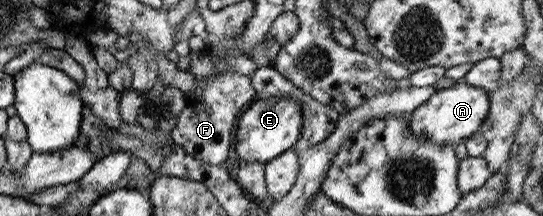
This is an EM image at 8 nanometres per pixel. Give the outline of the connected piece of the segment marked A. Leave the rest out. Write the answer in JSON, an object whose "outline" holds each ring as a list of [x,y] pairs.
{"outline":[[[455,81],[448,88],[435,90],[423,104],[412,110],[409,131],[428,145],[449,145],[453,148],[478,130],[489,108],[489,92],[485,89]]]}

